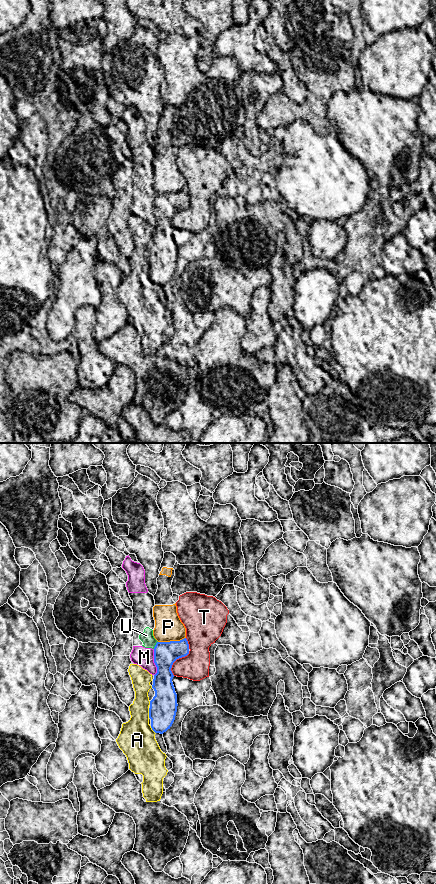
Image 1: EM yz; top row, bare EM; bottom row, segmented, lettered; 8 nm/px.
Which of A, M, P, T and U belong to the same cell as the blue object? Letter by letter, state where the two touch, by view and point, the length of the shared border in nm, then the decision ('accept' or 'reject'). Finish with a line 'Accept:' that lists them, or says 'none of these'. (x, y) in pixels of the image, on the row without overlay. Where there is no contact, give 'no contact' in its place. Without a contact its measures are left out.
A: yz (149, 265) | 80 nm | reject
M: yz (154, 214) | 220 nm | reject
P: yz (171, 193) | 220 nm | reject
T: yz (175, 212) | 240 nm | reject
U: yz (155, 197) | 70 nm | reject
Accept: none of these

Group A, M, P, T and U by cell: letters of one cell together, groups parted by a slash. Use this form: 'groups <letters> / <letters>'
groups A / M U / P / T

